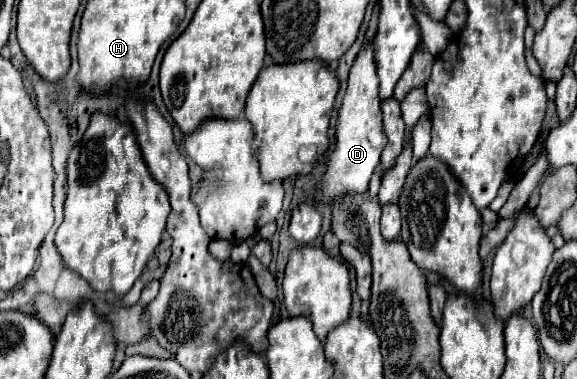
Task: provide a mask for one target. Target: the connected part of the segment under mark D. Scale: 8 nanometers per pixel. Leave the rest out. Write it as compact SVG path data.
M370 40L356 56L350 68L348 90L336 122L336 150L328 162L328 170L322 180L318 200L332 202L342 194L362 194L368 190L370 176L380 162L380 152L386 146L386 134L382 130L382 110L378 96L378 74L374 60L374 40Z

